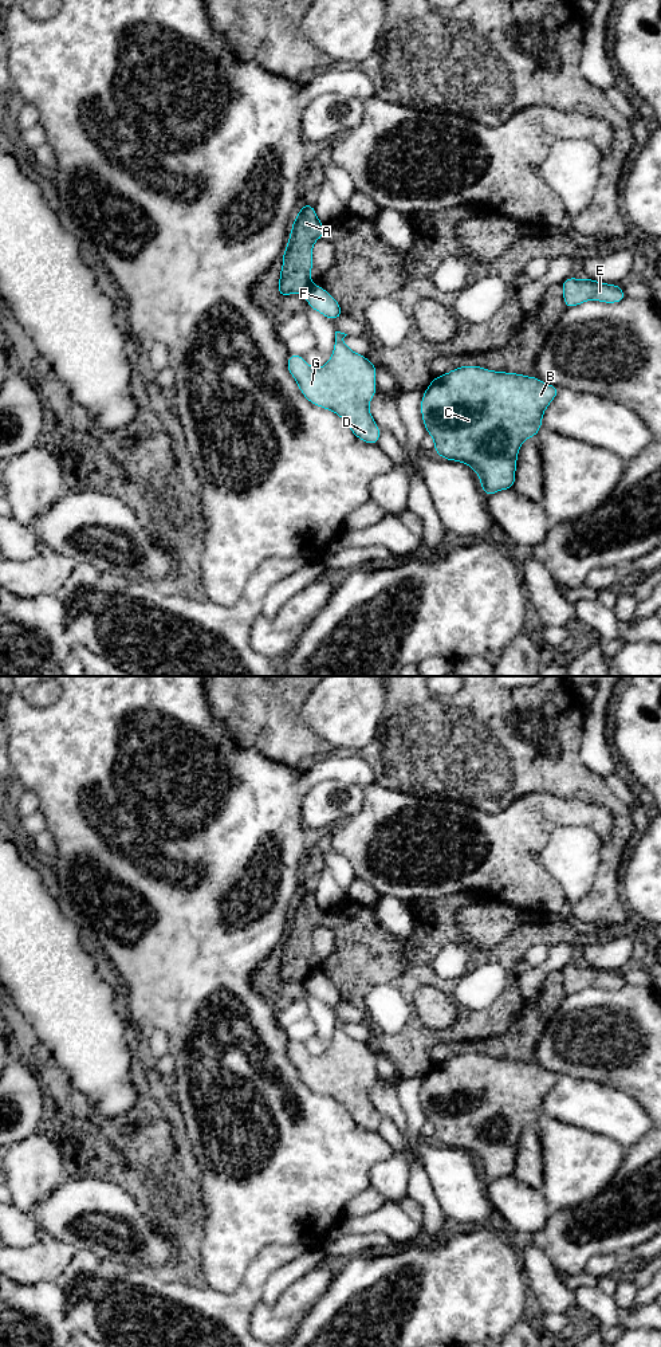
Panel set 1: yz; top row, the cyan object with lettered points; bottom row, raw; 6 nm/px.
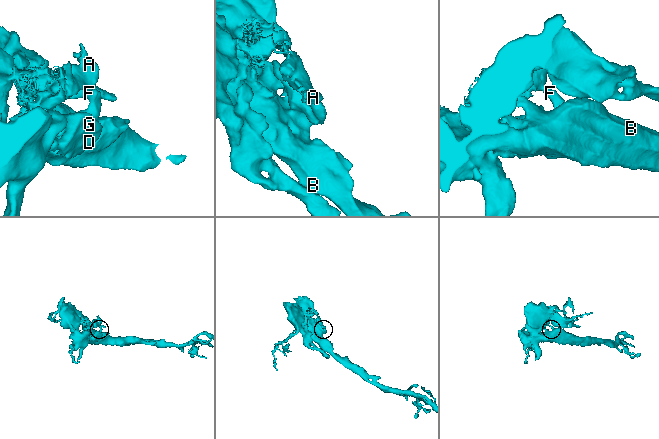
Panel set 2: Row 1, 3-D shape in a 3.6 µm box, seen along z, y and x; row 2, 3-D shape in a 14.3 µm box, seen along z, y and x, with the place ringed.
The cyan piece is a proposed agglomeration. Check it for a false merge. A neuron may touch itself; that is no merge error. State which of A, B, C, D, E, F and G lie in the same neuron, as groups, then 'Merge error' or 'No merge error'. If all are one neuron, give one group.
Groups: A / B C D E F G. Merge error

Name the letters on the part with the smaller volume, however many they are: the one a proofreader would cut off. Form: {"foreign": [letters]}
{"foreign": ["A"]}

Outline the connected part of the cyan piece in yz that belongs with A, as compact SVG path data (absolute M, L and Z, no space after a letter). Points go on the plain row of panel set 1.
M303 888L299 902L294 906L288 930L283 940L278 982L304 981L312 974L312 932L324 924L324 911L316 903L315 894Z

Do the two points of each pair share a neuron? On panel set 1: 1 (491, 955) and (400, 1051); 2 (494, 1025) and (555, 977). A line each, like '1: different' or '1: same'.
1: same
2: different

